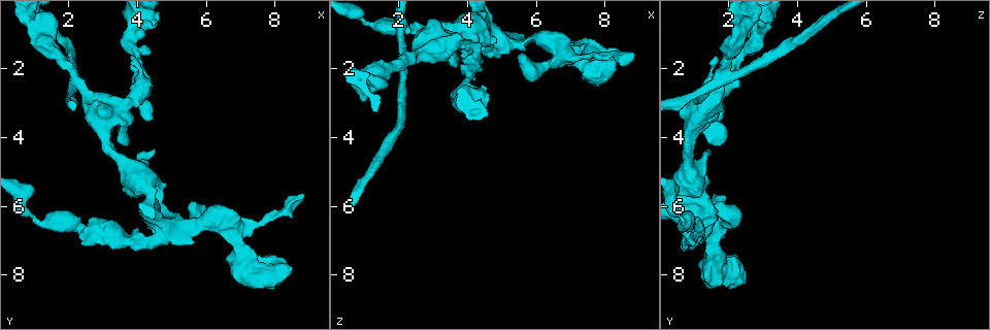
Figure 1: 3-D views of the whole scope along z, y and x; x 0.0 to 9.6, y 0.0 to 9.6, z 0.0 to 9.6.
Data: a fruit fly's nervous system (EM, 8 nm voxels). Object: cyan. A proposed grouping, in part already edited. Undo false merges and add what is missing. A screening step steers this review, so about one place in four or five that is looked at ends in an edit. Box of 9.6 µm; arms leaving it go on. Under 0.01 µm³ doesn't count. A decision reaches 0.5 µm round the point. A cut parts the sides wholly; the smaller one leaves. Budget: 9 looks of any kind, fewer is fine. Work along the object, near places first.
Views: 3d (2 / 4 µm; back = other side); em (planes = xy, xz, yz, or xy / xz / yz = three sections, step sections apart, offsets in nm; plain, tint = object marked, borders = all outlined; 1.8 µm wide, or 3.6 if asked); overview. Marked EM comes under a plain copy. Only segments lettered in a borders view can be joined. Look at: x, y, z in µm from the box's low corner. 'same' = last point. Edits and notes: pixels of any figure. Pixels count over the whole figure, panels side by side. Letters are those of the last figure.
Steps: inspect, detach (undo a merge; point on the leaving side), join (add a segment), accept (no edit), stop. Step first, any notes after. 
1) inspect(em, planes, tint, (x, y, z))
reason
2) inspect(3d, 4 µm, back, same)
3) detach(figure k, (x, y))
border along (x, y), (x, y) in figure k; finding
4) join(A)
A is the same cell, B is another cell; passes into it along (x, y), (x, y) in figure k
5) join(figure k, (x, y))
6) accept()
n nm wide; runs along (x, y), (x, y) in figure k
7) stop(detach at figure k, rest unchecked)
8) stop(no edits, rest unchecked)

inspect(em, 3.6 µm, xy, step 16, borders, (7.00, 6.55, 1.65))
four arms meet

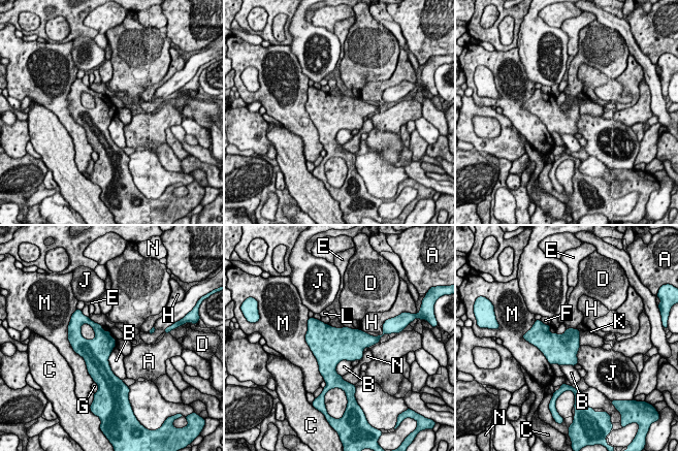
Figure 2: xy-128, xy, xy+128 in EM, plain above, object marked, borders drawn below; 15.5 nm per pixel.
accept()
A, B, C, D, E, F, G, H, J, K, L, M and N are other cells; border along (567, 328), (576, 329) in figure 2; one cell here

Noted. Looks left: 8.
inspect(em, xy, step 8, tint, (7.80, 8.15, 2.45))

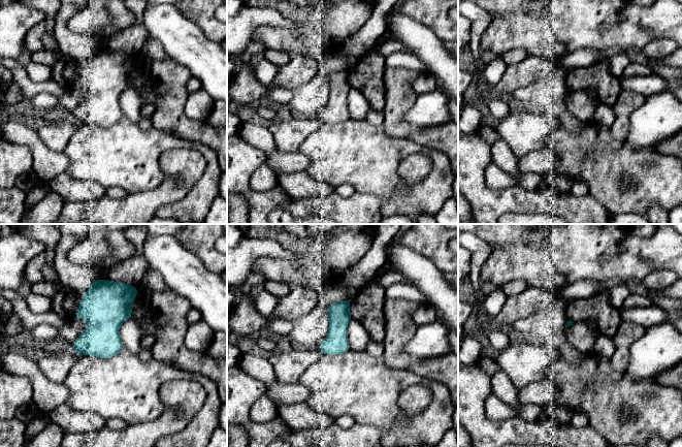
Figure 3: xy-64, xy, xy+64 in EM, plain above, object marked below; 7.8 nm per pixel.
inspect(em, xy, step 8, borders, same)
what lies round it

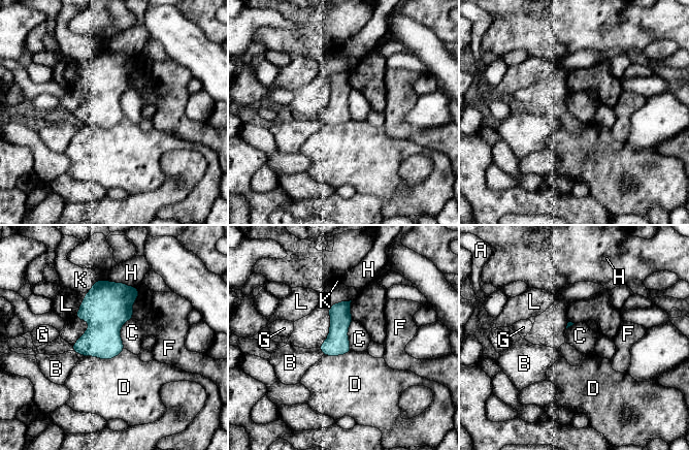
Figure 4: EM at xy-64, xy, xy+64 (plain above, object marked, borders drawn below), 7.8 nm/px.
accept()
A, B, C, D, F, G, H, K and L are other cells; border along (131, 318), (120, 330), (124, 348) in figure 4; no lettered segment goes on from it

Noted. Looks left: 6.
inspect(em, yz, step 8, tint, (8.90, 5.70, 1.65))
branch stops here

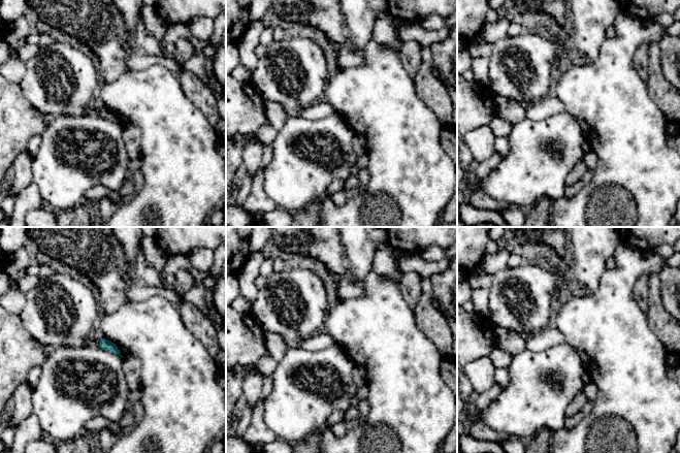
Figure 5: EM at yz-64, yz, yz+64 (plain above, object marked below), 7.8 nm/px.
inspect(em, planes, borders, same)
another direction

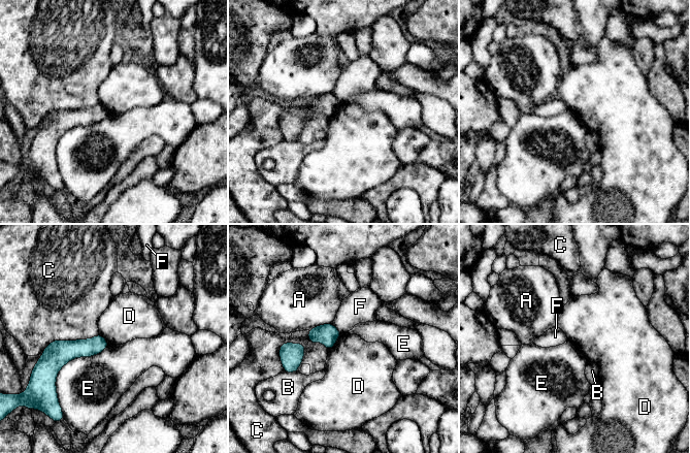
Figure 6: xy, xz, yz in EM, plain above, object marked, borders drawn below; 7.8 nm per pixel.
accept()
A, B, C, D, E and F are other cells; border along (340, 333), (328, 351) in figure 6; no lettered segment goes on from it

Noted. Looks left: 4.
inspect(em, planes, borders, (4.30, 5.55, 0.60))
thick turns thin

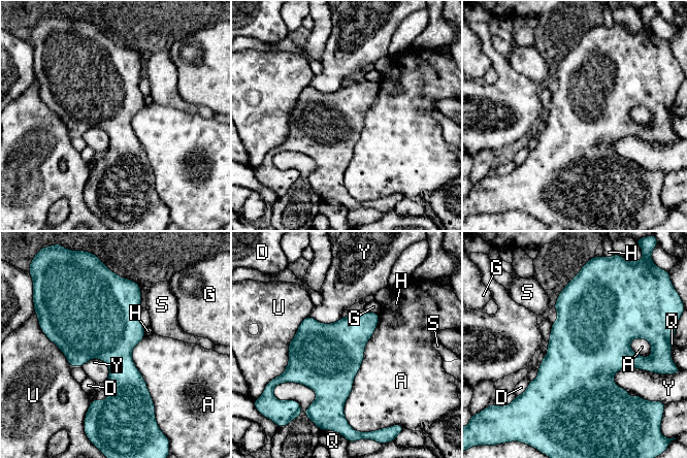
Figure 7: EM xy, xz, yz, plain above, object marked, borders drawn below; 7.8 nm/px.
accept()
500 nm wide; A, D, G, H, Q, S, U and Y are other cells; border along (380, 314), (345, 403), (345, 418) in figure 7; all the same cell

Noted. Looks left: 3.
stop(no edits, rest unchecked)

